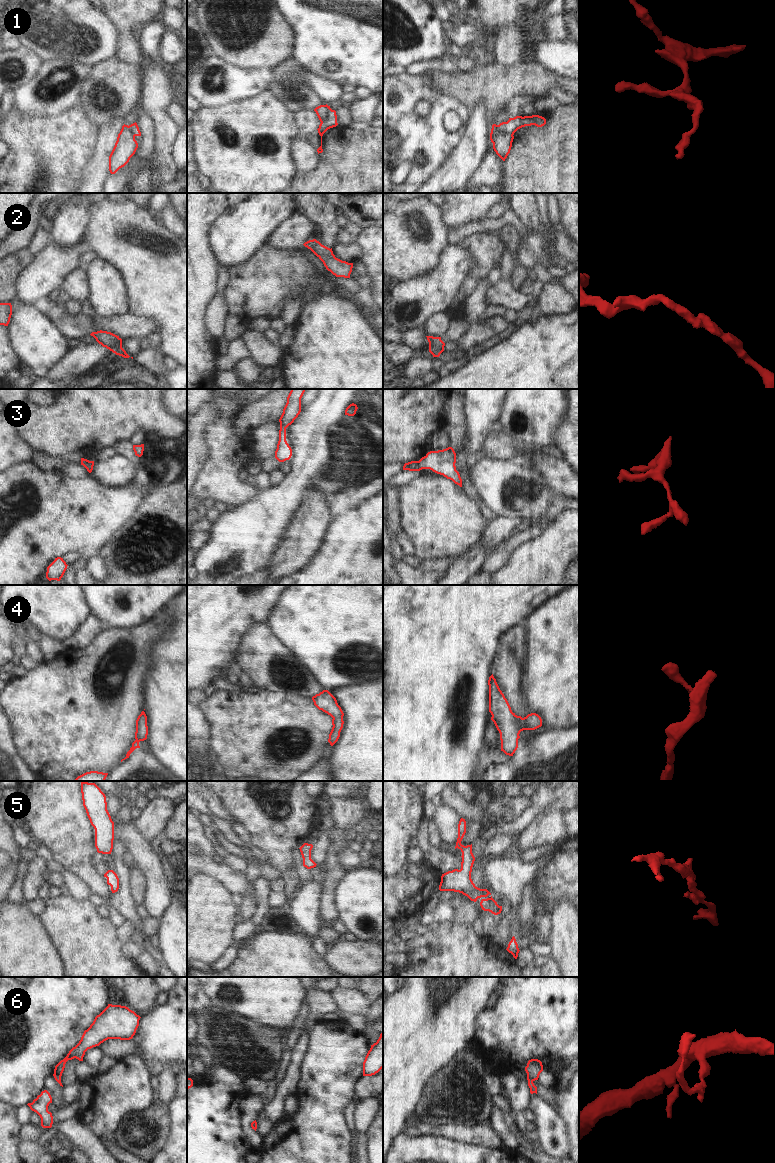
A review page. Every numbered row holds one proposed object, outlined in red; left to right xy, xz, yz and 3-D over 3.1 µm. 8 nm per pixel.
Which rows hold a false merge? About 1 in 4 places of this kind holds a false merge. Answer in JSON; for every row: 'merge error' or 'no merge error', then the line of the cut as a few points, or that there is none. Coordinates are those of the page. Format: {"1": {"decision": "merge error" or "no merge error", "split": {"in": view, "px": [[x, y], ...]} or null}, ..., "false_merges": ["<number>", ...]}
{"1": {"decision": "merge error", "split": {"in": "yz", "px": [[496, 125], [496, 129], [499, 132], [512, 135]]}}, "2": {"decision": "no merge error", "split": null}, "3": {"decision": "no merge error", "split": null}, "4": {"decision": "no merge error", "split": null}, "5": {"decision": "no merge error", "split": null}, "6": {"decision": "no merge error", "split": null}, "false_merges": ["1"]}

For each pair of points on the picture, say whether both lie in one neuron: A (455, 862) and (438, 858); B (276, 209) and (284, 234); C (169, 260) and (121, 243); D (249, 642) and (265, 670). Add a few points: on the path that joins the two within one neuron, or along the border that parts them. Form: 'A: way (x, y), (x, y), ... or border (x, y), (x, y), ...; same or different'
A: way (451, 860), (442, 860); same
B: border (297, 209), (265, 241); different
C: way (157, 260), (151, 260), (133, 243); same
D: way (256, 649), (265, 659), (265, 663); same

